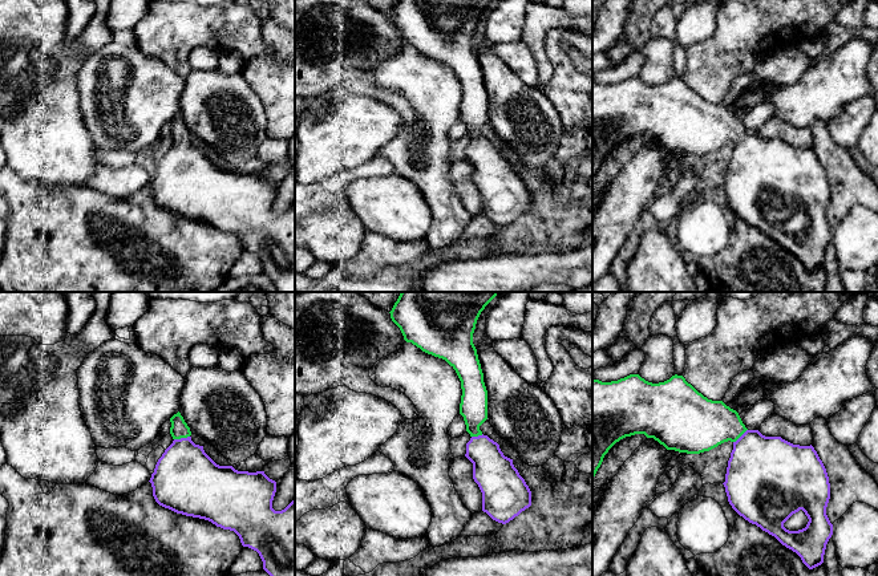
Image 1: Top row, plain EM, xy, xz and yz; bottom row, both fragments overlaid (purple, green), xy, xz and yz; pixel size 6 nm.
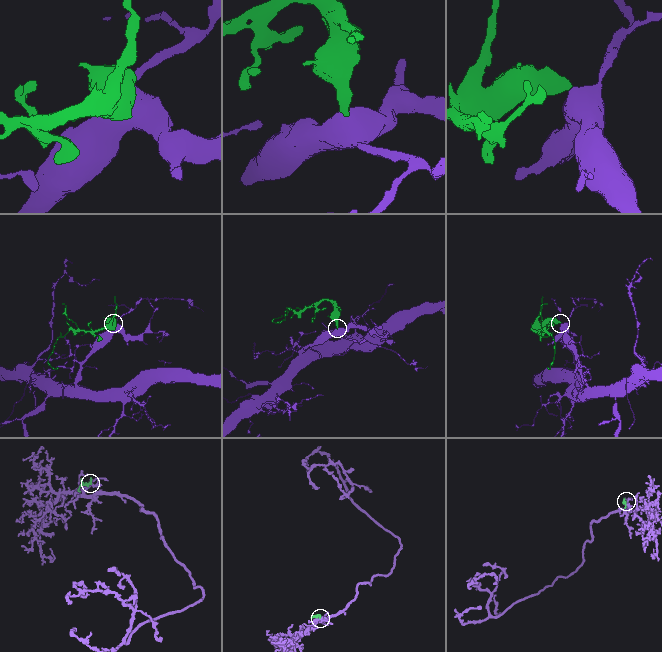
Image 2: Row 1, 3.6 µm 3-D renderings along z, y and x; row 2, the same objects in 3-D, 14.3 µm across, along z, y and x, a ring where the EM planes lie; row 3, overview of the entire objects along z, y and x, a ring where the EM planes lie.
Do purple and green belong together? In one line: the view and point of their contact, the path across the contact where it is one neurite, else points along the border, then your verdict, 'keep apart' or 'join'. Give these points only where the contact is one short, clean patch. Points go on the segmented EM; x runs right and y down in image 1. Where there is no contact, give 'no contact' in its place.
meets purple in xy at (181, 438); runs through xy (185, 479), (181, 438), (179, 429); join

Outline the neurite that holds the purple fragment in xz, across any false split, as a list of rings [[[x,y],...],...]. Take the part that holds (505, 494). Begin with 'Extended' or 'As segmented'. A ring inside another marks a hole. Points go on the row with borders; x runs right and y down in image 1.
Extended. [[[401,292],[391,313],[404,340],[422,352],[445,360],[461,381],[460,414],[470,441],[465,457],[473,463],[473,479],[482,492],[482,511],[493,520],[506,524],[531,506],[531,491],[499,445],[483,435],[480,426],[487,419],[487,390],[473,344],[477,320],[498,292]]]

